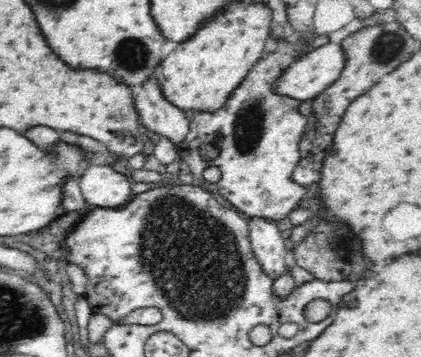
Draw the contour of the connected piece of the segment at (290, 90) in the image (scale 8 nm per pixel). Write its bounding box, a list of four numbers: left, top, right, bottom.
[276,42,348,100]

